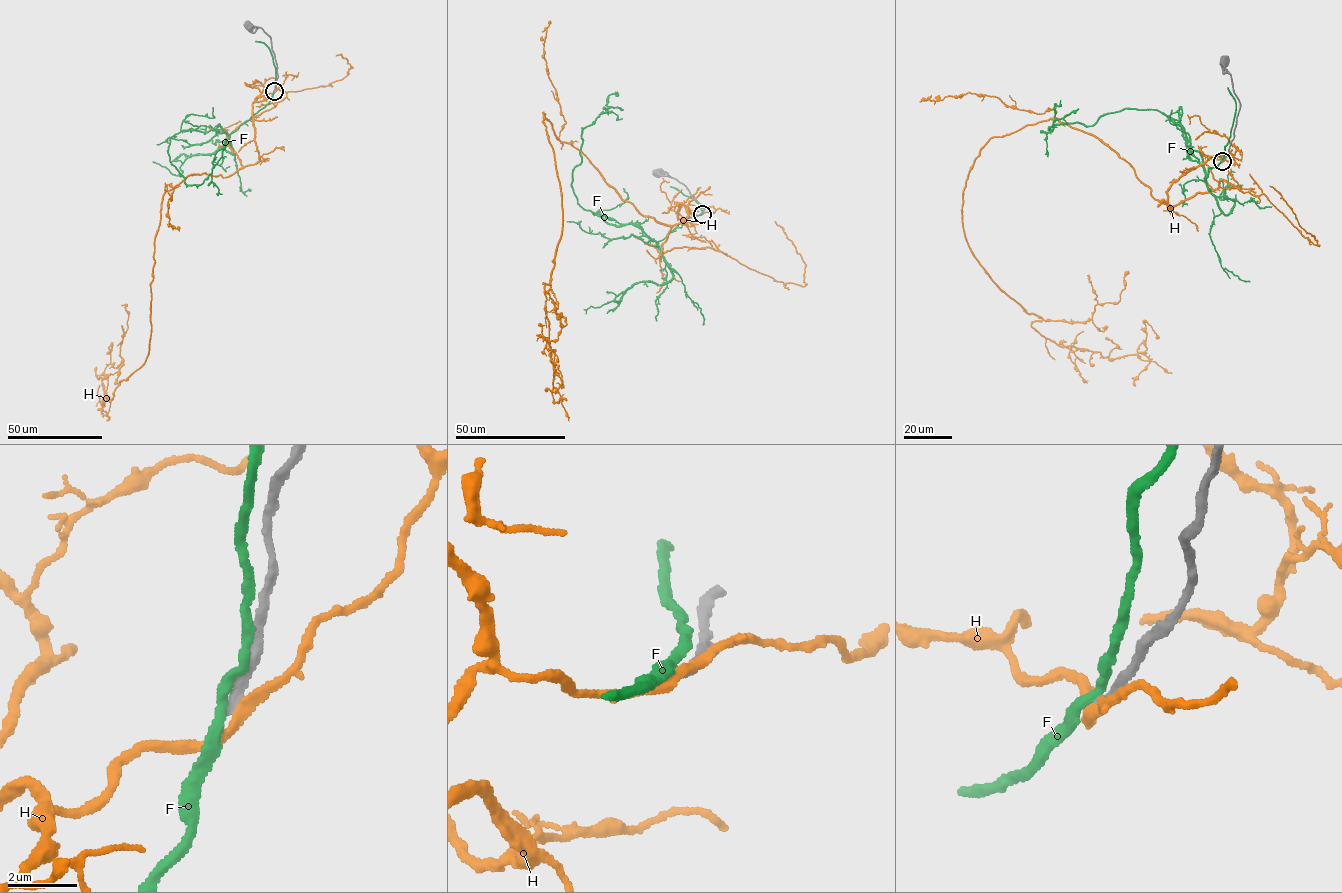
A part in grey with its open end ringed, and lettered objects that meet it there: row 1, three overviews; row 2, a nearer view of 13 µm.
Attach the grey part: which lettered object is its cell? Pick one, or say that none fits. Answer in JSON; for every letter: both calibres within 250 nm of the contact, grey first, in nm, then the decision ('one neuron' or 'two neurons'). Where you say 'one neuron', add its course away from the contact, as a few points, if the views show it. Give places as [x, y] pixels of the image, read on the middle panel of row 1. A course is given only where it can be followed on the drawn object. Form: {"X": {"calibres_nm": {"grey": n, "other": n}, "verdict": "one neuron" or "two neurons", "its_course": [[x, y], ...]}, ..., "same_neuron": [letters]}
{"F": {"calibres_nm": {"grey": 280, "other": 240}, "verdict": "two neurons"}, "H": {"calibres_nm": {"grey": 280, "other": 240}, "verdict": "two neurons"}, "same_neuron": []}

